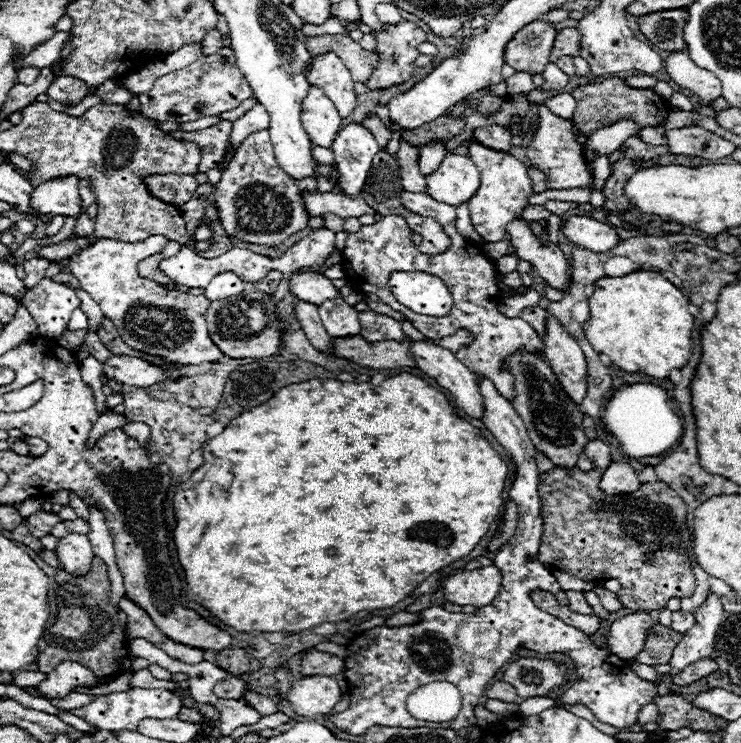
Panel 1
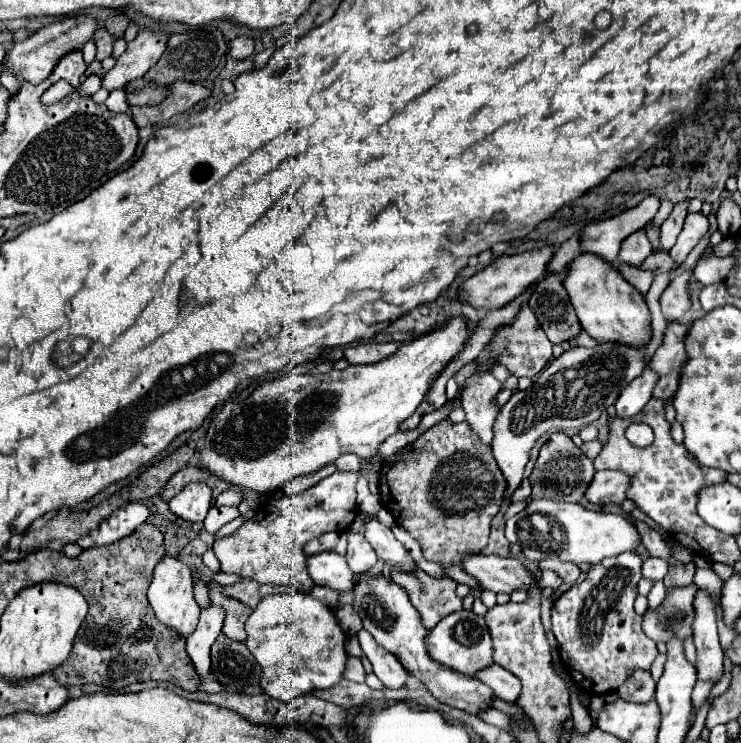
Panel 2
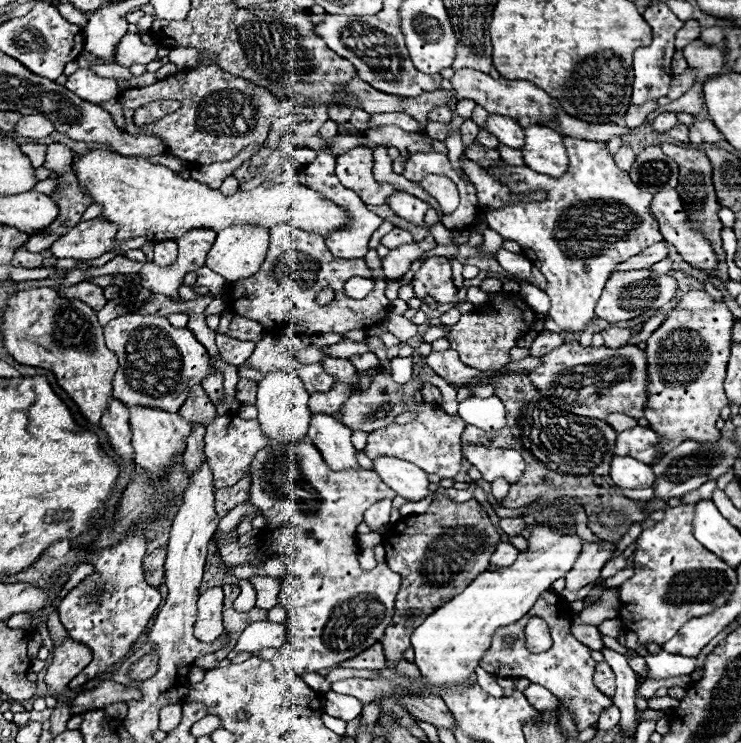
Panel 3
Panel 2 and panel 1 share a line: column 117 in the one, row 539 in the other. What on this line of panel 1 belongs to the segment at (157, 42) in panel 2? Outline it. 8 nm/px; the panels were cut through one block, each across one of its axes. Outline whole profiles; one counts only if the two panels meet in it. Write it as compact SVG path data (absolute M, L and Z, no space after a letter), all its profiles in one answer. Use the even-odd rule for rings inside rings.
M68 534L60 540L56 556L60 558L66 572L72 572L74 576L88 574L88 568L92 566L92 544L88 536L84 534Z

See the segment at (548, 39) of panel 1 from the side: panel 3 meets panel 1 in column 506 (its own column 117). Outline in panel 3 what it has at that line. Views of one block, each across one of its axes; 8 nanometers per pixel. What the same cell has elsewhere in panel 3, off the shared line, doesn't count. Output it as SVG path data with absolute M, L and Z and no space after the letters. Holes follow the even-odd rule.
M128 32L128 34L122 36L120 46L116 46L114 62L124 66L124 68L130 68L132 64L148 64L156 56L158 56L158 46L156 44L148 46L140 40L140 34Z

